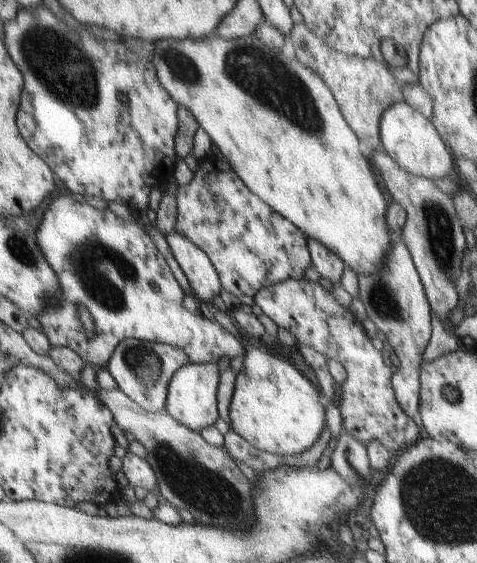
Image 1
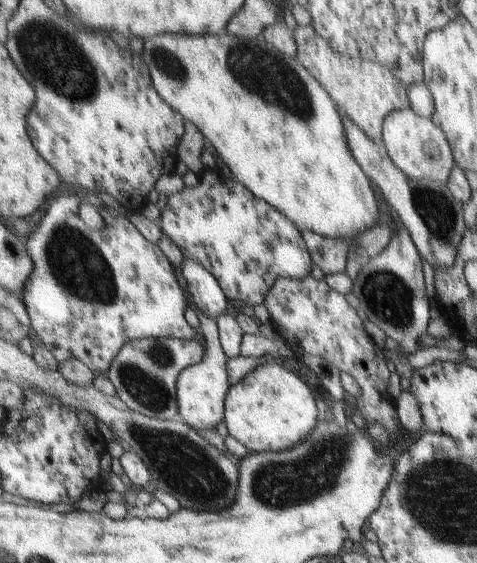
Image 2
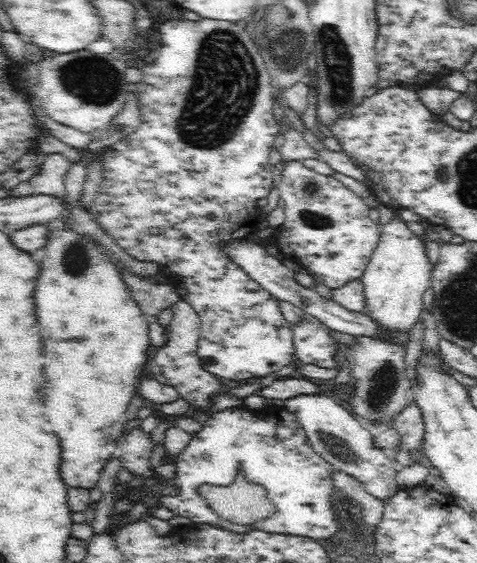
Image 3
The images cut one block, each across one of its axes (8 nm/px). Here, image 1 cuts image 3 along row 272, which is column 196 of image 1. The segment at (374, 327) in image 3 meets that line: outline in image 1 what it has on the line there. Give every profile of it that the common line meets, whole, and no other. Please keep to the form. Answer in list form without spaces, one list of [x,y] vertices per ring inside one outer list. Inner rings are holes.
[[[175,230],[169,233],[165,240],[197,299],[208,303],[214,296],[220,295],[222,284],[206,252],[186,239],[185,235],[177,234]]]

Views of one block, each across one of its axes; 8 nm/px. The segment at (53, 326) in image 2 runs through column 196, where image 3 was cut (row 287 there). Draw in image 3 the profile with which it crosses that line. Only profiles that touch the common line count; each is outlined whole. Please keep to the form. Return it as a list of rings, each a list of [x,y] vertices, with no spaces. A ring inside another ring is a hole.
[[[298,160],[284,161],[283,165],[277,188],[284,200],[286,222],[280,230],[276,228],[276,234],[268,235],[269,243],[275,244],[294,263],[307,268],[330,289],[361,279],[382,234],[382,225],[370,218],[364,200],[334,177],[308,169]]]

